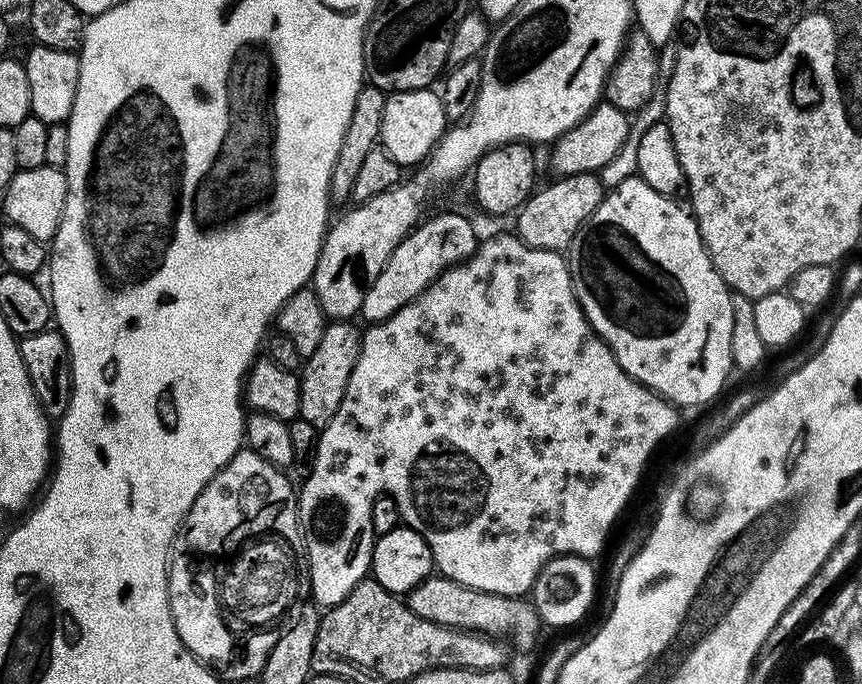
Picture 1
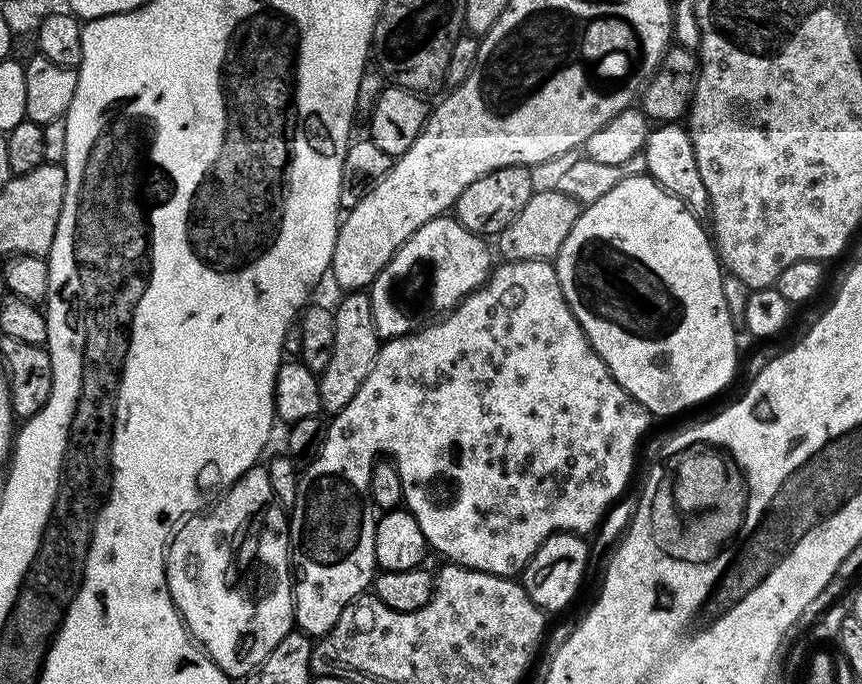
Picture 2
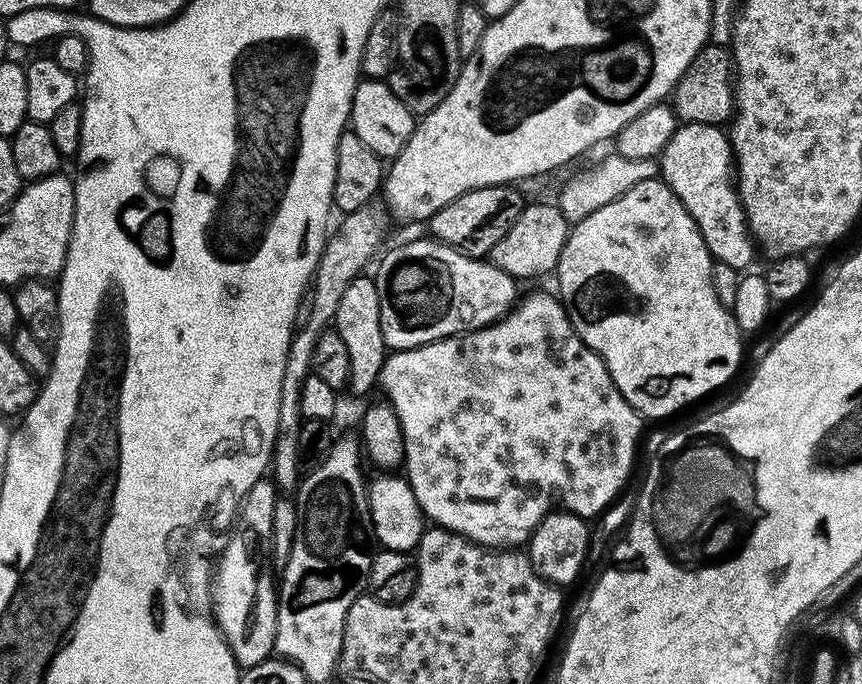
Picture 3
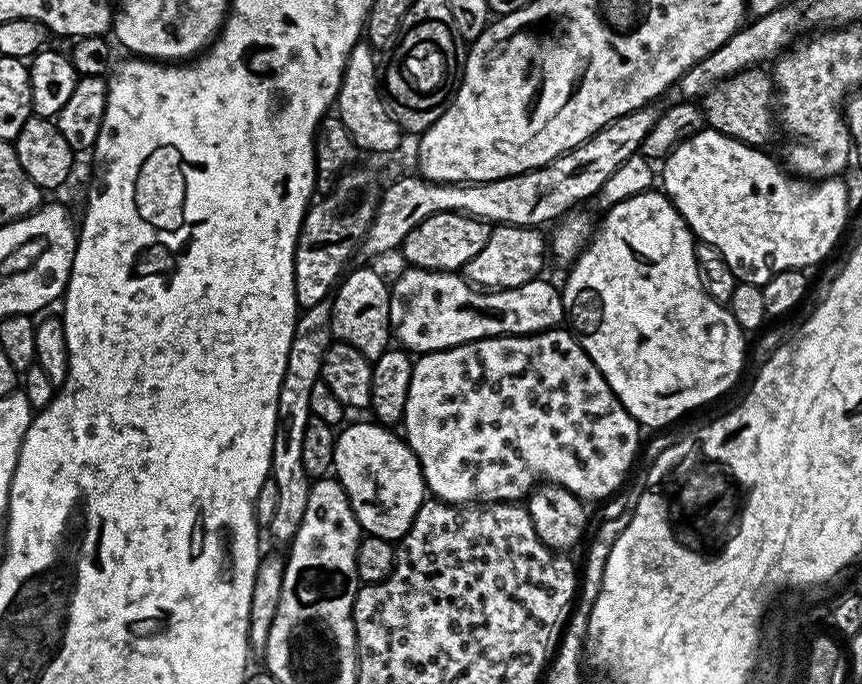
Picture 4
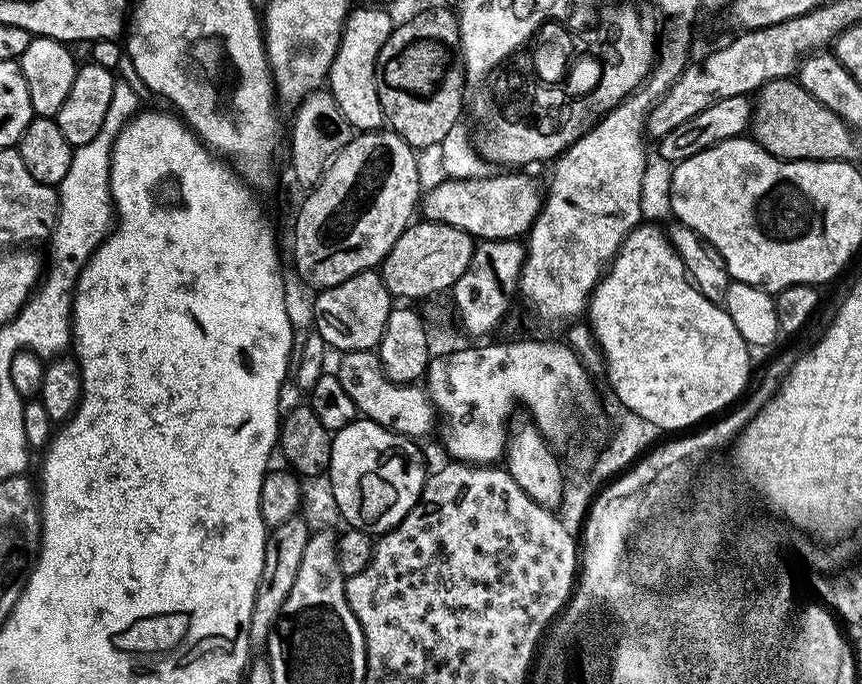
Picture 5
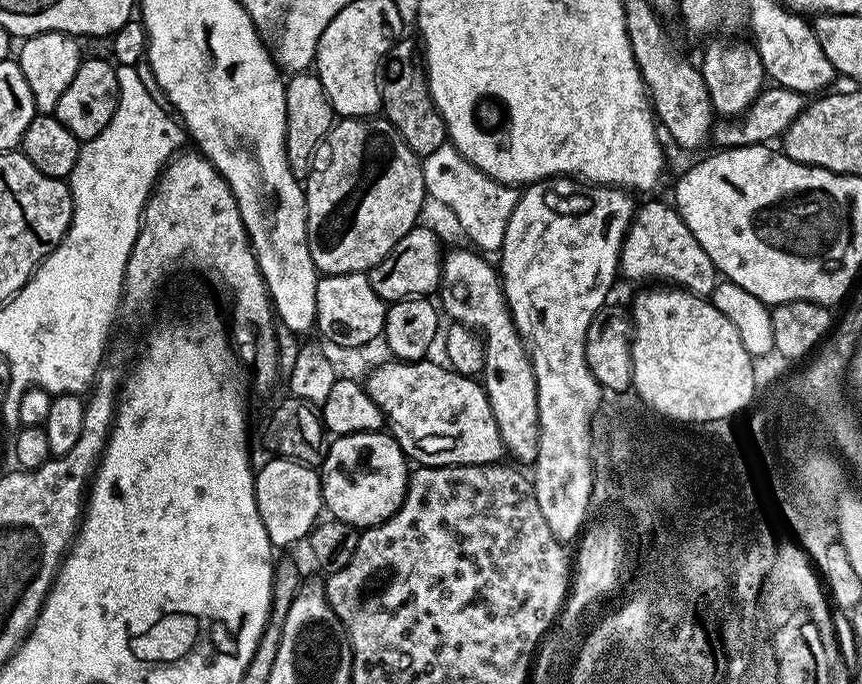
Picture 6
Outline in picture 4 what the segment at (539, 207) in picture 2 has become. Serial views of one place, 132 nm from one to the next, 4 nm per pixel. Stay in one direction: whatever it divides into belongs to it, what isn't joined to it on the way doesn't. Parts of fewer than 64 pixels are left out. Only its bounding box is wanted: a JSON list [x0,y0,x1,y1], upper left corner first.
[462,224,550,290]

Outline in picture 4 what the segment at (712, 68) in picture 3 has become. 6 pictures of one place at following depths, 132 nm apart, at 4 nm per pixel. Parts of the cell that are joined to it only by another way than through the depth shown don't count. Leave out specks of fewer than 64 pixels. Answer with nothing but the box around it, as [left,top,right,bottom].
[702,67,778,145]

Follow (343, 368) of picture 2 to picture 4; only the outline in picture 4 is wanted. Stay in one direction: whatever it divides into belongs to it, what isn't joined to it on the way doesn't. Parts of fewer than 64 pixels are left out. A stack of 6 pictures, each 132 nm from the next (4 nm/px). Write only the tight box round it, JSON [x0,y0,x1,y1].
[331,268,390,361]

